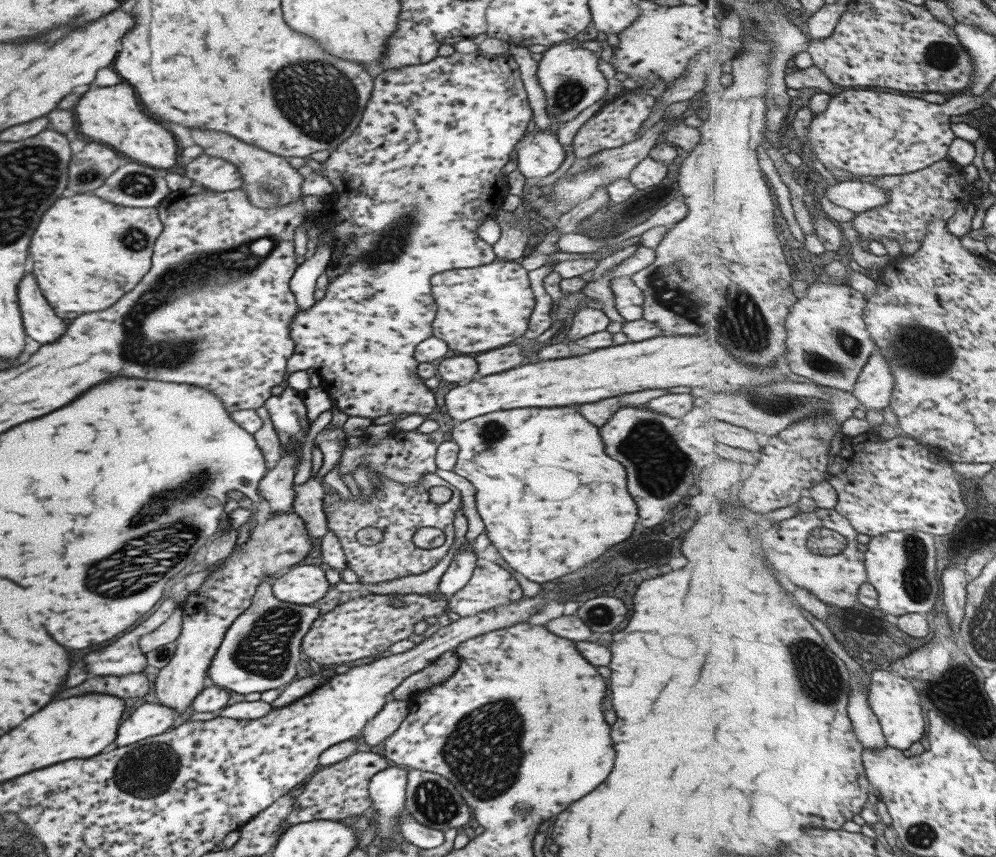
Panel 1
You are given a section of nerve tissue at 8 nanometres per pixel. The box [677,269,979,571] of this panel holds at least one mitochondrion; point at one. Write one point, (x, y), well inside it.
(921, 353)

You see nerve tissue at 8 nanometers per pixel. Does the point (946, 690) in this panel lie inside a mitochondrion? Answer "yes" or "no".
yes

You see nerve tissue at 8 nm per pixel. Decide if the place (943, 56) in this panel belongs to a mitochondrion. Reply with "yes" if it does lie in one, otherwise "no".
yes

